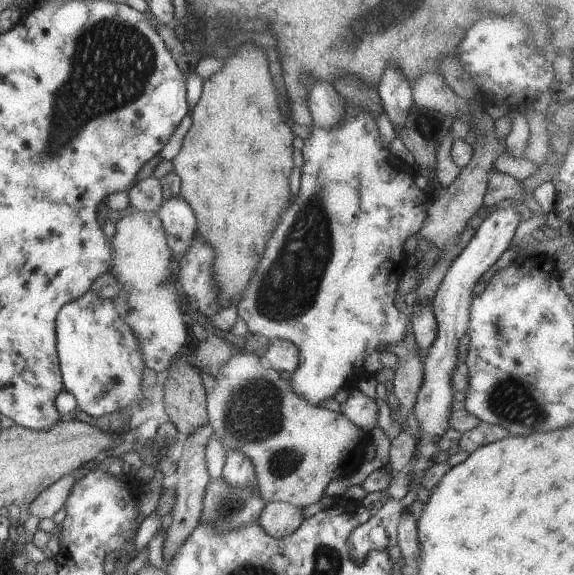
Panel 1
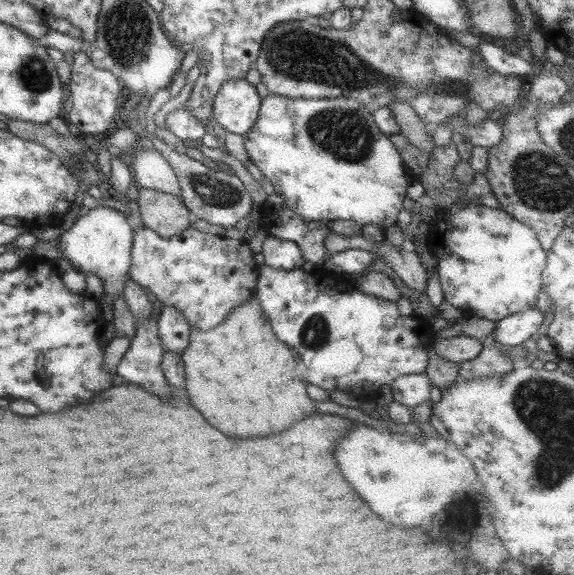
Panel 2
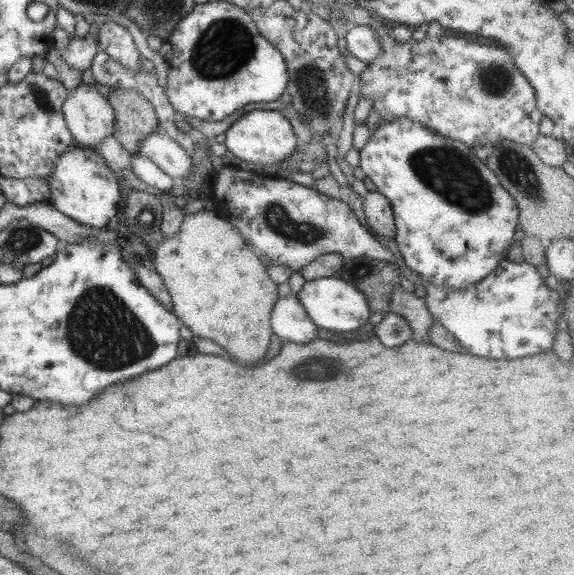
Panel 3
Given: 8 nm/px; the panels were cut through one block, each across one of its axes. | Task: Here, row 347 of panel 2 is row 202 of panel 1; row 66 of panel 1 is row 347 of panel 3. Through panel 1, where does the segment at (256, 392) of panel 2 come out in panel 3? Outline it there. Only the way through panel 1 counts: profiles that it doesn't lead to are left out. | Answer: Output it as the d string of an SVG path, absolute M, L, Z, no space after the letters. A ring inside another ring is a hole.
M214 210L184 215L177 234L162 239L155 250L152 264L170 296L172 313L189 332L215 342L235 360L235 364L241 366L253 366L265 356L272 334L270 314L279 297L278 285L268 277L266 260Z

